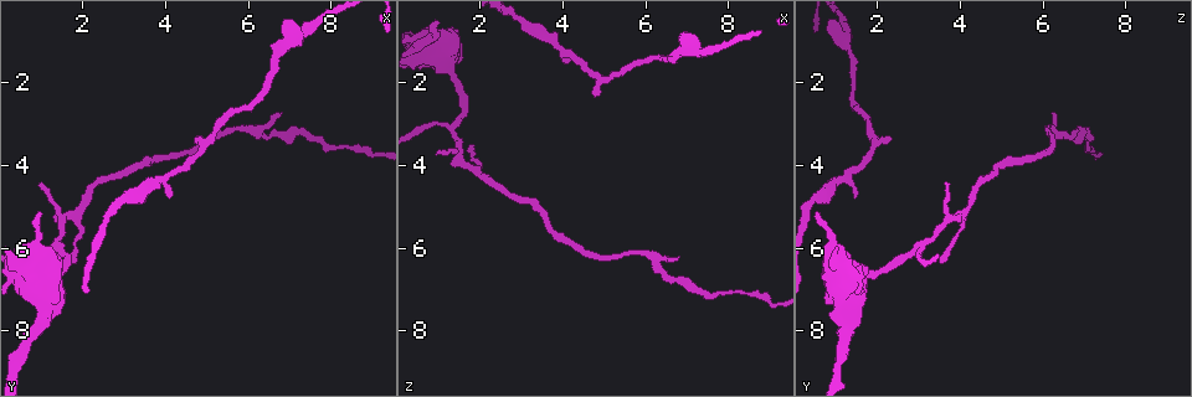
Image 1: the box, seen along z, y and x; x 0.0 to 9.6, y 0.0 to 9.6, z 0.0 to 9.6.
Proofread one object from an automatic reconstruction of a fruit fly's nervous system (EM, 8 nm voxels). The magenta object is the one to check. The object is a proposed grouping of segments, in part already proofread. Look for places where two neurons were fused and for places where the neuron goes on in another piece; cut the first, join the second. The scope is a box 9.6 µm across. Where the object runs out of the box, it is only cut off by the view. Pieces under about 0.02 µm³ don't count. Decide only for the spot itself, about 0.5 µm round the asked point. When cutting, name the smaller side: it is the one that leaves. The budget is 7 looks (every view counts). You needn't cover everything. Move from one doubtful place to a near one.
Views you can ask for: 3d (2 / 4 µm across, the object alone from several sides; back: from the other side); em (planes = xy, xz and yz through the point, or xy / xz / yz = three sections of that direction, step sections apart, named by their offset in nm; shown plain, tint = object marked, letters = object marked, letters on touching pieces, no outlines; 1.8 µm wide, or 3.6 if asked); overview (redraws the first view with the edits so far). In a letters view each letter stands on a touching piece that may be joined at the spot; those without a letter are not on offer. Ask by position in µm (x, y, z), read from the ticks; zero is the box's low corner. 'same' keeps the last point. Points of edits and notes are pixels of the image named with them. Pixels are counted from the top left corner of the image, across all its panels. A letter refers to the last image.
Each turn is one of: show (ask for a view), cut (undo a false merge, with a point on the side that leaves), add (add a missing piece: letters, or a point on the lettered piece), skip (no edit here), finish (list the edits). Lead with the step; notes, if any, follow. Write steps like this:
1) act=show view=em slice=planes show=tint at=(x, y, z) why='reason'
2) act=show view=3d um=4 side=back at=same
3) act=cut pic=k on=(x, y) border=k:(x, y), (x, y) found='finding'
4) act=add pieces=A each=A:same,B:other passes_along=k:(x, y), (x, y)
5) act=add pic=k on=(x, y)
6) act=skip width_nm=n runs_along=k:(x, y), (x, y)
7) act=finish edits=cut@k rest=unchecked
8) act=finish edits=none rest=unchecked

act=show view=em um=3.6 slice=yz step=16 show=letters at=(0.90, 4.55, 3.65)

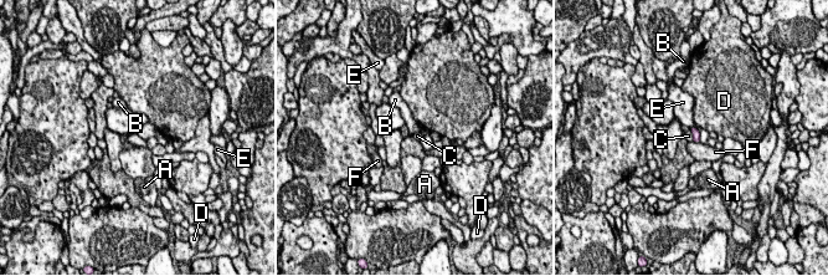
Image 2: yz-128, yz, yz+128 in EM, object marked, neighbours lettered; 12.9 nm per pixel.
act=skip width_nm=100 each=A:other,B:other,C:other,D:other,E:other,F:other border=2:(689, 129), (693, 141) found='none of them fits'

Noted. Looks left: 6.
act=show view=3d um=4 at=(4.05, 4.75, 1.45) why='an open end'

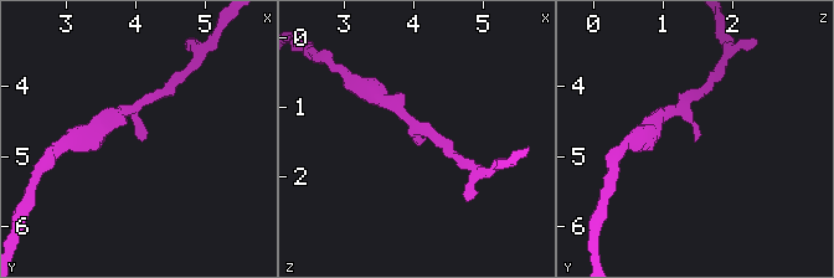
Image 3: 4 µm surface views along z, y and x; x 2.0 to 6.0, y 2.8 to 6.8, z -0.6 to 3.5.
act=show view=em um=3.6 slice=xy step=4 show=tint at=(4.10, 4.75, 1.45) why='need the tissue'

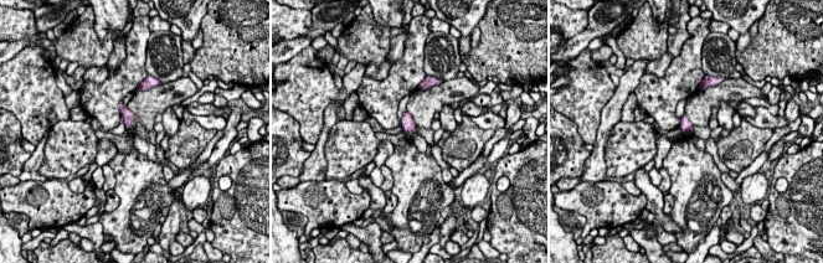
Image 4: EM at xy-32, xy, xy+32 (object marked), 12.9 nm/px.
act=show view=em um=3.6 slice=planes show=letters at=same why='another direction'

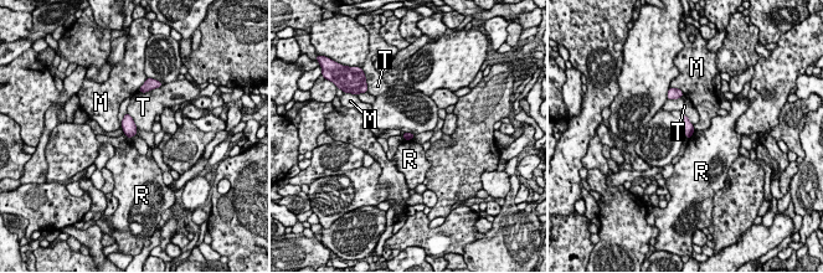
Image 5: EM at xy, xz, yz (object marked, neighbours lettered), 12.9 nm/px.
act=skip width_nm=100 each=M:other,R:other,T:other found='no lettered piece goes on from it'

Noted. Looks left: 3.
act=show view=em um=3.6 slice=xz step=8 show=tint at=(1.10, 7.65, 1.30)

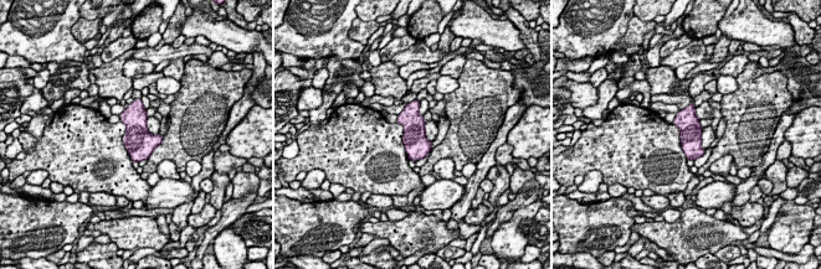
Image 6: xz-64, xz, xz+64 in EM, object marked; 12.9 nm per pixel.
act=show view=em um=3.6 slice=planes show=letters at=same

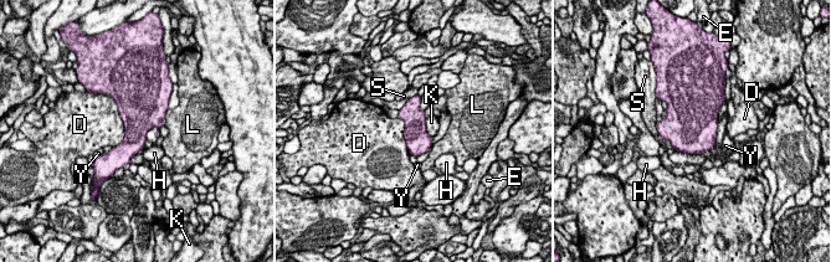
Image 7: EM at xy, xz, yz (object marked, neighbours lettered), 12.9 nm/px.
act=skip width_nm=320 each=D:other,E:other,H:other,K:other,L:other,S:other,Y:other border=7:(111, 96), (124, 129), (112, 148) found='one neuron here'

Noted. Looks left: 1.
act=finish edits=none rest=unchecked

